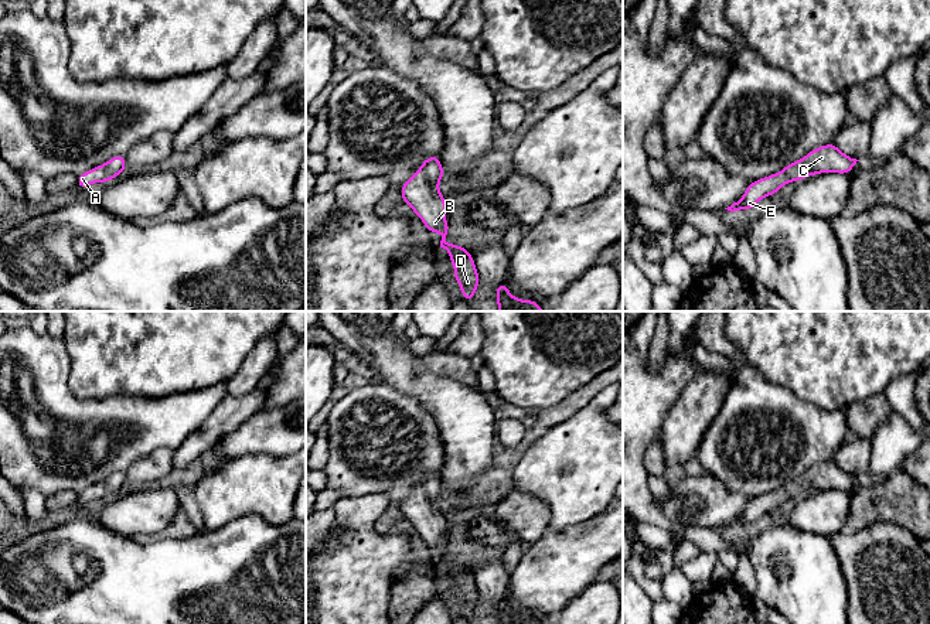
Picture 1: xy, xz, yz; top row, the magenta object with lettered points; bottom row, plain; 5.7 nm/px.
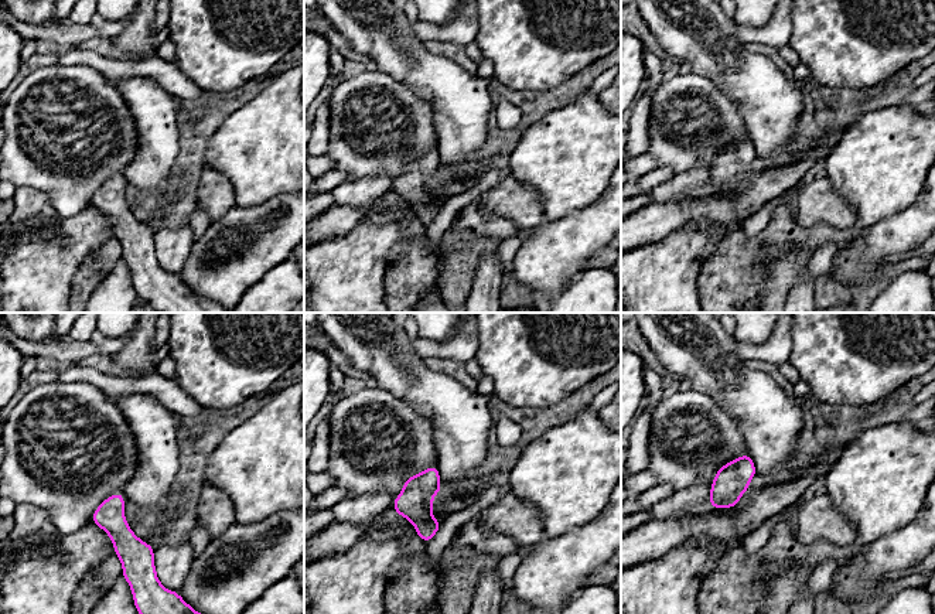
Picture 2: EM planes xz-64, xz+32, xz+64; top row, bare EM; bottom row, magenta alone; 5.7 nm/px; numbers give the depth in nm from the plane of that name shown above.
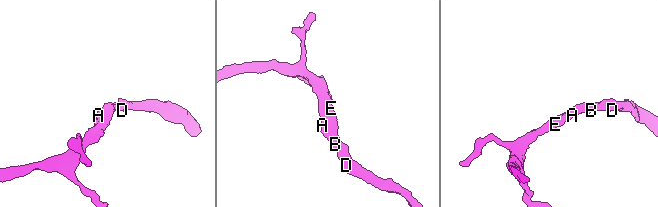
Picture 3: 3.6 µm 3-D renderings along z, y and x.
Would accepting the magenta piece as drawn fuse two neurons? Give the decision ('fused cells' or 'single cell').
single cell

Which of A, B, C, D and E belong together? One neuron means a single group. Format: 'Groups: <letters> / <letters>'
Groups: A B C D E

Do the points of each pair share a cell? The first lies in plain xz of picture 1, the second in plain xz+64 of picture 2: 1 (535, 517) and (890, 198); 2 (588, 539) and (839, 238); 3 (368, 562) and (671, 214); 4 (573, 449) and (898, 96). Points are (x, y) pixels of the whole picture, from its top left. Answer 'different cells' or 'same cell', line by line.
1: different cells
2: different cells
3: different cells
4: different cells

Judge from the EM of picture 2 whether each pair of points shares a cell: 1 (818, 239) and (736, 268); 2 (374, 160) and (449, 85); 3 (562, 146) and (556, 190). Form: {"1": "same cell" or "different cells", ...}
{"1": "same cell", "2": "different cells", "3": "same cell"}

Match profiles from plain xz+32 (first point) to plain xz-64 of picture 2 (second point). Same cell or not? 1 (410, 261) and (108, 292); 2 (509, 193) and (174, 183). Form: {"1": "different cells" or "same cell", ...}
{"1": "different cells", "2": "different cells"}

